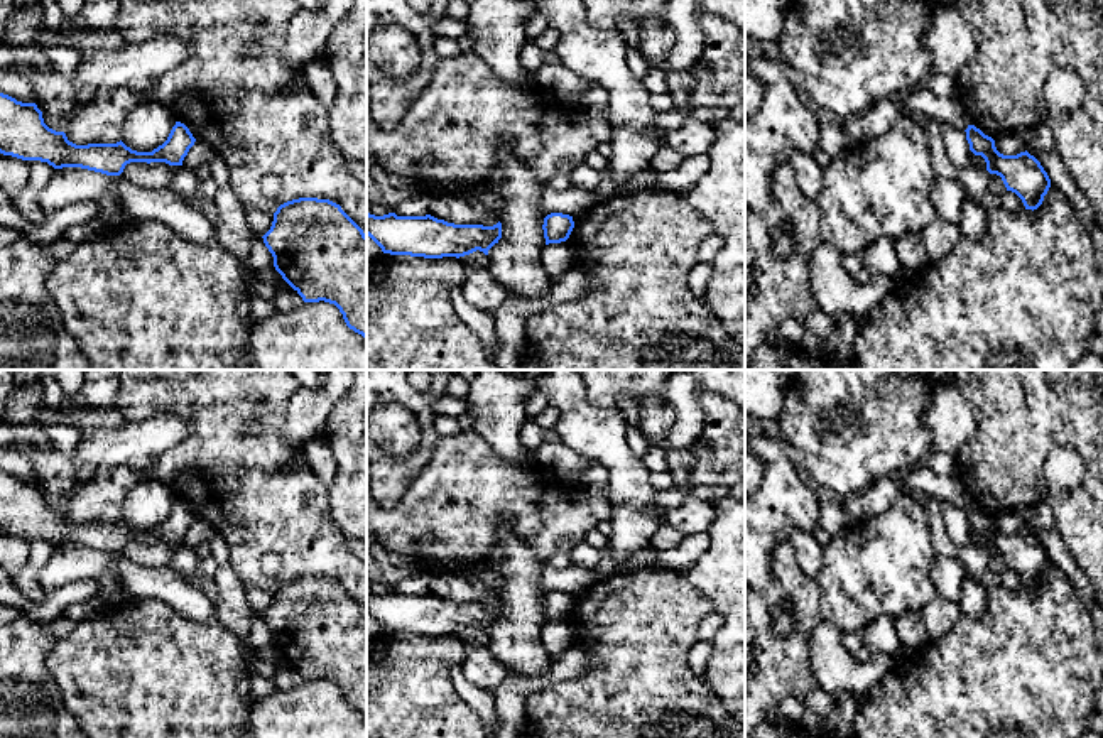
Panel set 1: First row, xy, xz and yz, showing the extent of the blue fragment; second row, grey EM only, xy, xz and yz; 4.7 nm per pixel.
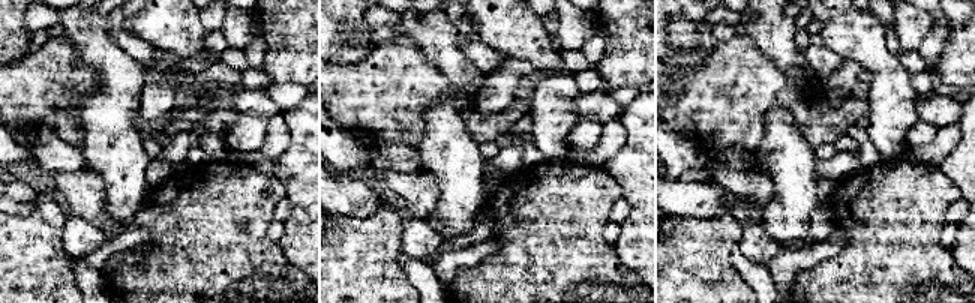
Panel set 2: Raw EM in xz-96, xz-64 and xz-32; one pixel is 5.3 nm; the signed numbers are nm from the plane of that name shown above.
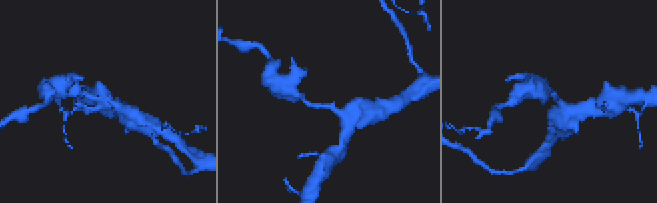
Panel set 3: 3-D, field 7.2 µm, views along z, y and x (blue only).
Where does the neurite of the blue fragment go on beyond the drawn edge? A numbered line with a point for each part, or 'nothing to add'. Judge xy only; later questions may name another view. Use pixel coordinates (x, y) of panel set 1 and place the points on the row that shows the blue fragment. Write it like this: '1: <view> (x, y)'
nothing to add

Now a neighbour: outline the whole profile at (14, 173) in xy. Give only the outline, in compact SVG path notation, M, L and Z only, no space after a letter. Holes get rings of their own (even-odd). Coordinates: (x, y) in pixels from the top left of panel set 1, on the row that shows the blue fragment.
M0 154L0 189L15 198L29 182L30 171L25 160Z

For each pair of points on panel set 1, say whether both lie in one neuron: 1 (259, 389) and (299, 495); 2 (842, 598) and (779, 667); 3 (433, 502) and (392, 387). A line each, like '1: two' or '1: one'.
1: one
2: two
3: two

